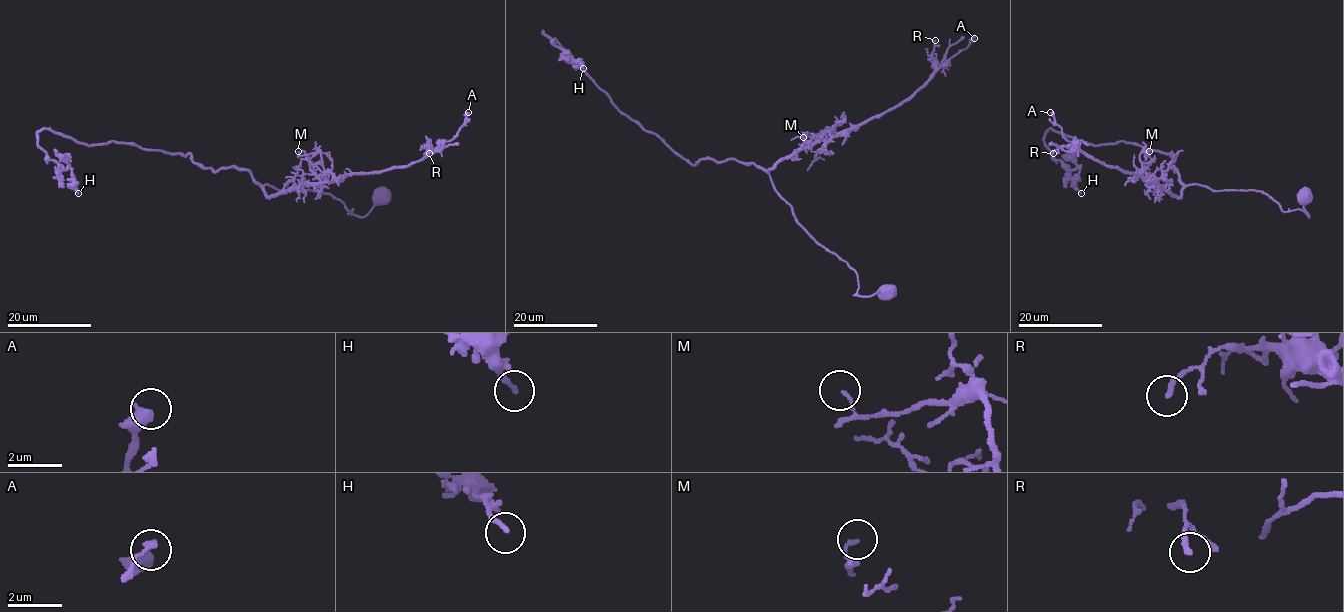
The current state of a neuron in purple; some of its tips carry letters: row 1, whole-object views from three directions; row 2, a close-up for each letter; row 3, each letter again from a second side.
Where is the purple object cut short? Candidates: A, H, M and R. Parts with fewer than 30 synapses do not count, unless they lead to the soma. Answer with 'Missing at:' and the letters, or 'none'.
Missing at: none

